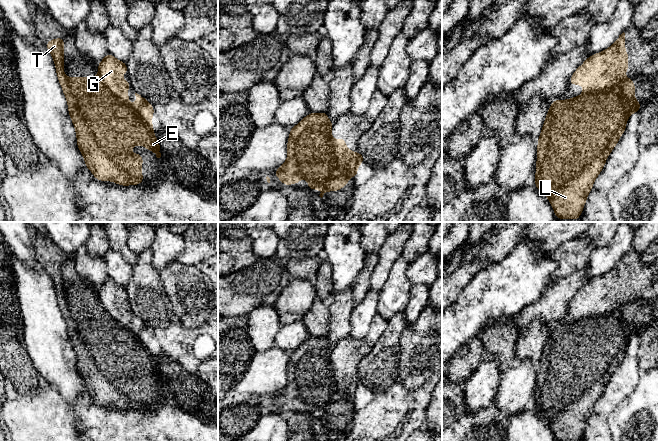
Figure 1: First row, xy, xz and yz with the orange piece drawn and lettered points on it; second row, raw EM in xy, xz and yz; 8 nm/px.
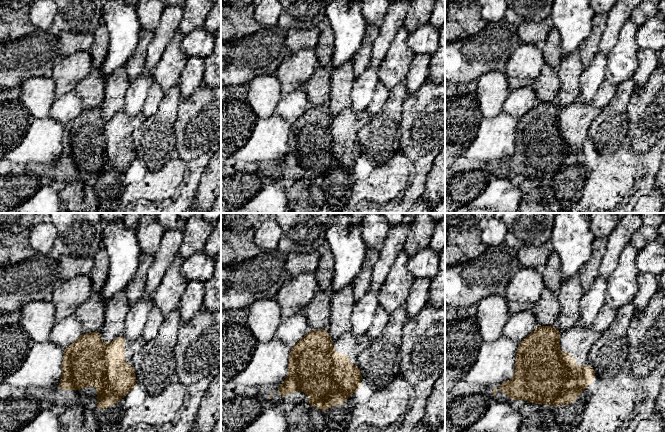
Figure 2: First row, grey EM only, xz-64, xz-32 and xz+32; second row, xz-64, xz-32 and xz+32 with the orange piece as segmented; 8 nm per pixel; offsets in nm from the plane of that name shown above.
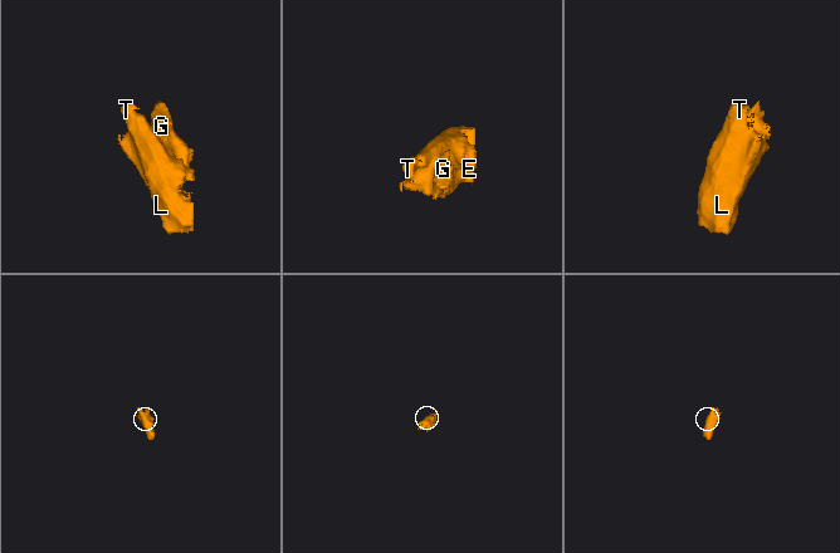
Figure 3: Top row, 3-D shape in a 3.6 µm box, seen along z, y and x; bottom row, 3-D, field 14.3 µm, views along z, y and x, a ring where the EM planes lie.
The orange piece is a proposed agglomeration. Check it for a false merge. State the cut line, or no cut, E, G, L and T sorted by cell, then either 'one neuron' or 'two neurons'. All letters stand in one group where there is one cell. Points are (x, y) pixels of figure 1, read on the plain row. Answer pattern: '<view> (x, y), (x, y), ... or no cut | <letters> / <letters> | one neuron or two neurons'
xz (330, 355), (334, 385), (341, 391), (351, 390) | E L T / G | two neurons

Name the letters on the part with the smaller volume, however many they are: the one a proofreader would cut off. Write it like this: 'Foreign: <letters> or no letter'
Foreign: G

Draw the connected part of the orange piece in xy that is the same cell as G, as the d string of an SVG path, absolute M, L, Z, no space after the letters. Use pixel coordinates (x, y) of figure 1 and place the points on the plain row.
M109 276L104 283L98 287L98 298L101 300L103 309L121 324L128 324L128 311L132 310L130 303L124 307L122 298L128 299L126 286L117 284Z

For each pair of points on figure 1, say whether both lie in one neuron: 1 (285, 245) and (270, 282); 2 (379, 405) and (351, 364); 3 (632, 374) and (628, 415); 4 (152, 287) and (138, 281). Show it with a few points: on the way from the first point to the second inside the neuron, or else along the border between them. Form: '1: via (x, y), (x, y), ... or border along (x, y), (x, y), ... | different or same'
1: border along (275, 254), (287, 261) | different
2: border along (368, 352), (360, 361), (357, 374) | different
3: border along (639, 374), (638, 385), (630, 396) | different
4: border along (144, 261), (144, 287), (137, 290) | different

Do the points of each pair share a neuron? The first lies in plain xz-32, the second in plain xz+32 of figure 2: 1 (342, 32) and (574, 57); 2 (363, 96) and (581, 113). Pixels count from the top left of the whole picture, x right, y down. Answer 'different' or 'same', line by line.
1: different
2: different

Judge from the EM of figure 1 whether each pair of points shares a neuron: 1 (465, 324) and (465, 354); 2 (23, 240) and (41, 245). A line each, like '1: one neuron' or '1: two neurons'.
1: two neurons
2: two neurons

